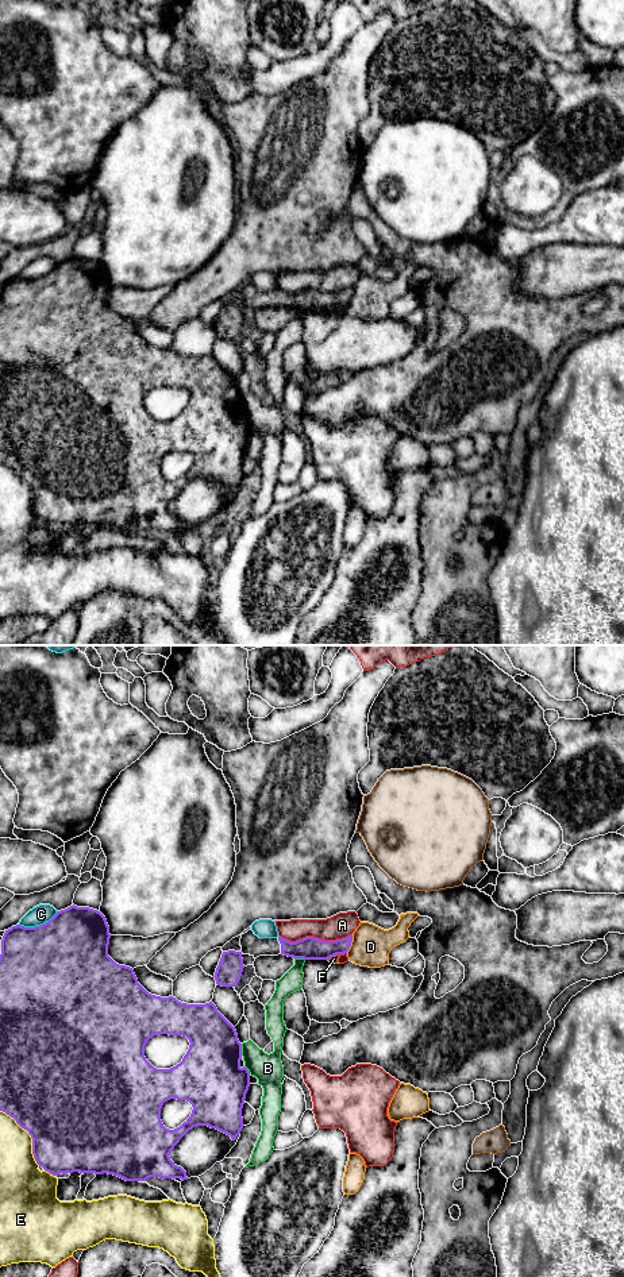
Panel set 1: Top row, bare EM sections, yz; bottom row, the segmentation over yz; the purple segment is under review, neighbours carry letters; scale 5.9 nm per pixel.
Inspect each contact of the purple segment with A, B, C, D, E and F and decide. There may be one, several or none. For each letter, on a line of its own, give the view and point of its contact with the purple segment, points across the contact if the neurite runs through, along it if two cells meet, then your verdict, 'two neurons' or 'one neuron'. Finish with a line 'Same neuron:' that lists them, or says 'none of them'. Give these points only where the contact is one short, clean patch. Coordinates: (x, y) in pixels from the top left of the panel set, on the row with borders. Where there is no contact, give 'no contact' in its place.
A: meets purple in yz at (315, 938); two neurons
B: meets purple in yz at (241, 1049); two neurons
C: meets purple in yz at (38, 926); two neurons
D: meets purple in yz at (350, 944); border along yz (353, 934), (353, 941), (346, 952); two neurons
E: meets purple in yz at (30, 1134); two neurons
F: meets purple in yz at (331, 956); two neurons
Same neuron: none of them

